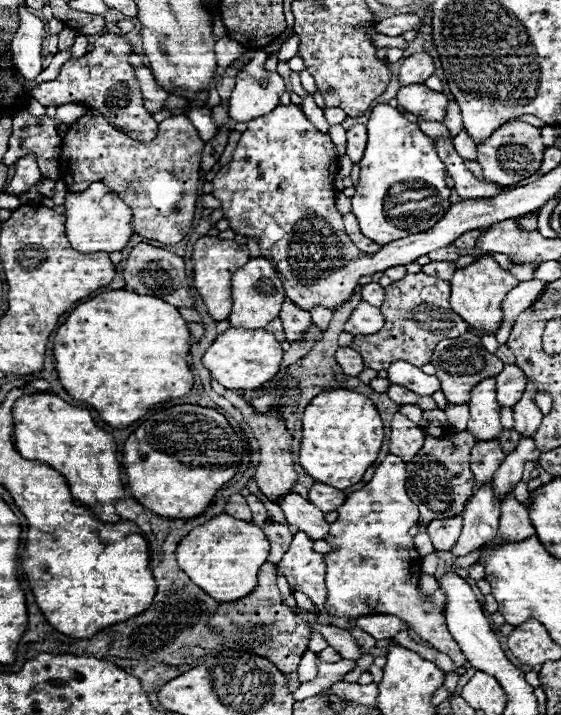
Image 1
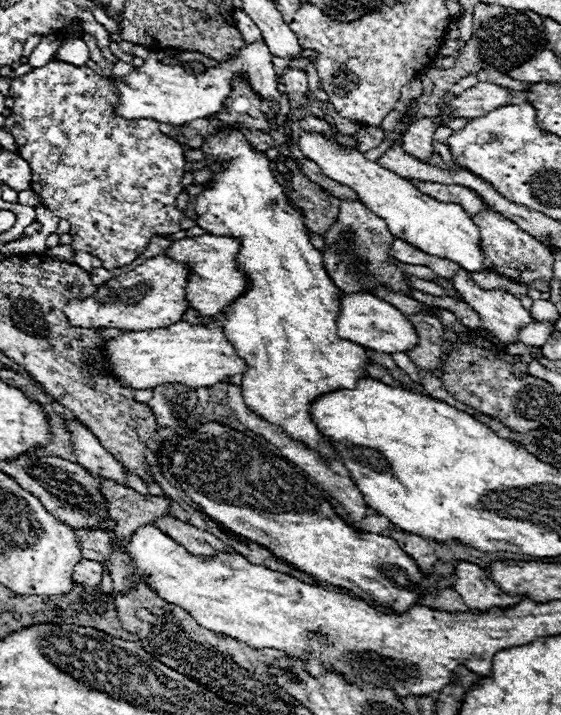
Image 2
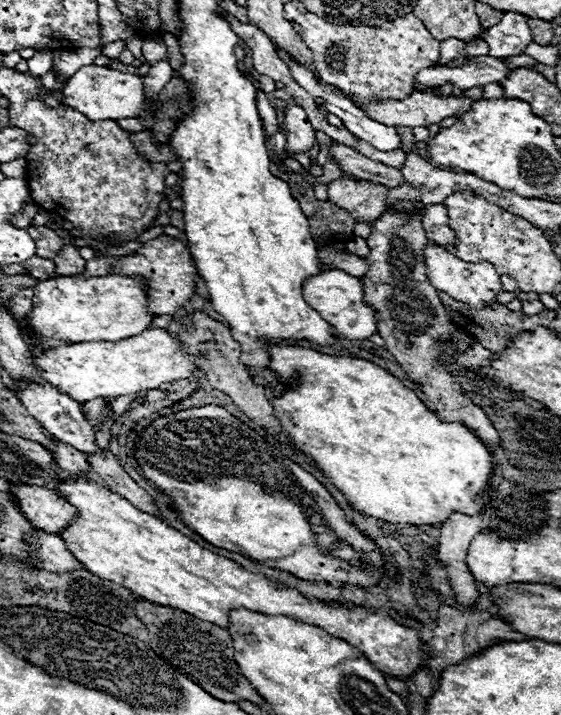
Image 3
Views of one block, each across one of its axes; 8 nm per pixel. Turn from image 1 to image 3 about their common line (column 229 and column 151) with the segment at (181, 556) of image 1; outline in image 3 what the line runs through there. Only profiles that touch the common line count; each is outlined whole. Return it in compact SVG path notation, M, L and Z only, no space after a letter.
M88 476L60 480L60 484L56 484L56 494L68 500L78 512L78 516L60 532L60 538L72 556L76 556L94 576L112 580L140 598L160 606L172 606L222 628L228 626L228 612L238 606L252 612L286 614L306 620L328 630L332 636L344 638L374 662L380 672L396 678L416 672L422 664L424 652L420 648L418 632L394 622L382 612L342 608L316 598L306 598L296 590L278 588L264 576L244 570L234 560L200 548L188 536L170 528L160 518L140 512L120 494L100 486Z

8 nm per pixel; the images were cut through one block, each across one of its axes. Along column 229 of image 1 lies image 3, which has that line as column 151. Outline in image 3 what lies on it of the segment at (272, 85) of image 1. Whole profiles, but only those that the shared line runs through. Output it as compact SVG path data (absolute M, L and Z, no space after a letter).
M82 66L74 76L68 78L68 82L62 88L60 94L62 104L66 104L72 110L78 110L88 120L120 120L120 118L140 118L148 116L152 112L152 102L144 106L144 86L142 78L134 74L124 74L118 70L112 70L107 66Z

